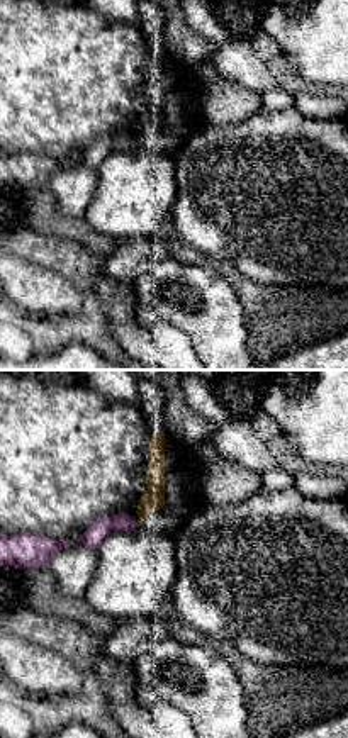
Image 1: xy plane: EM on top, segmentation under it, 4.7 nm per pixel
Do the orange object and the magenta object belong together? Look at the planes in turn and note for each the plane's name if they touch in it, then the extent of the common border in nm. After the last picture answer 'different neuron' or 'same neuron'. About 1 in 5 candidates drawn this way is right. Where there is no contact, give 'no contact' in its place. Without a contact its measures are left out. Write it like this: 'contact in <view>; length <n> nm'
no contact

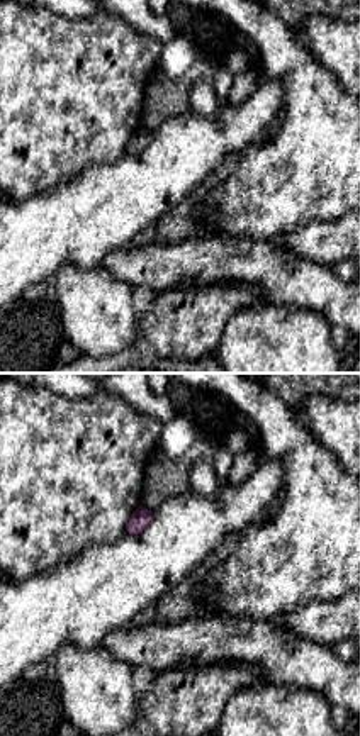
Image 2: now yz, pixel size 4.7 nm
no contact

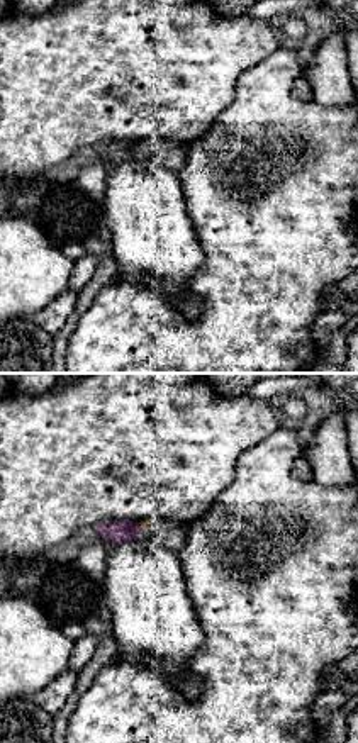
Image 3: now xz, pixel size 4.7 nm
contact in xz; length 40 nm

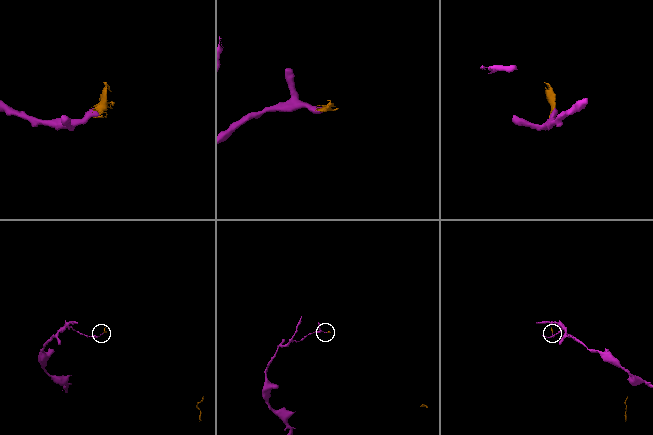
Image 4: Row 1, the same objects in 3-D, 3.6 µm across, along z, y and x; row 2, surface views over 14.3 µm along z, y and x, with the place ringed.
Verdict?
different neuron

